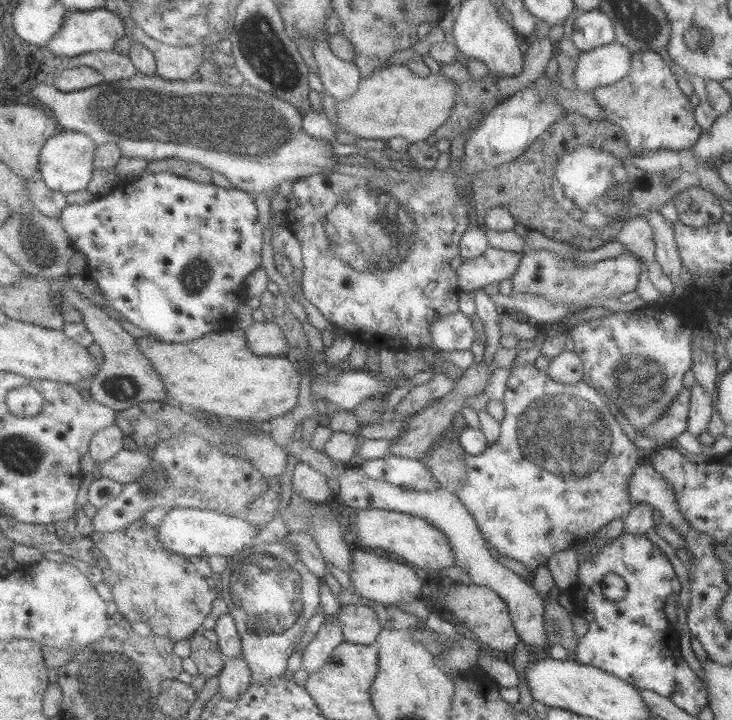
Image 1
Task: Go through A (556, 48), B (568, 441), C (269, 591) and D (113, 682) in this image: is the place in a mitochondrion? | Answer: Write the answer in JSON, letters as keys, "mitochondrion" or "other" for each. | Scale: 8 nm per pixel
{"A":"other","B":"mitochondrion","C":"mitochondrion","D":"mitochondrion"}

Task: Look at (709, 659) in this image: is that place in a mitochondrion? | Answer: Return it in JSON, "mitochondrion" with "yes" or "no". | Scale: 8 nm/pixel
{"mitochondrion":"no"}

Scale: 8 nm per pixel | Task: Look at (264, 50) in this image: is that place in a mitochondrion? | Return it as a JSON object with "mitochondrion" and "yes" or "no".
{"mitochondrion":"yes"}

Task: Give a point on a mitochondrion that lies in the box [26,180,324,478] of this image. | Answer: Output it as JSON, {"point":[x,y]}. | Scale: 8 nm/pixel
{"point":[196,278]}

